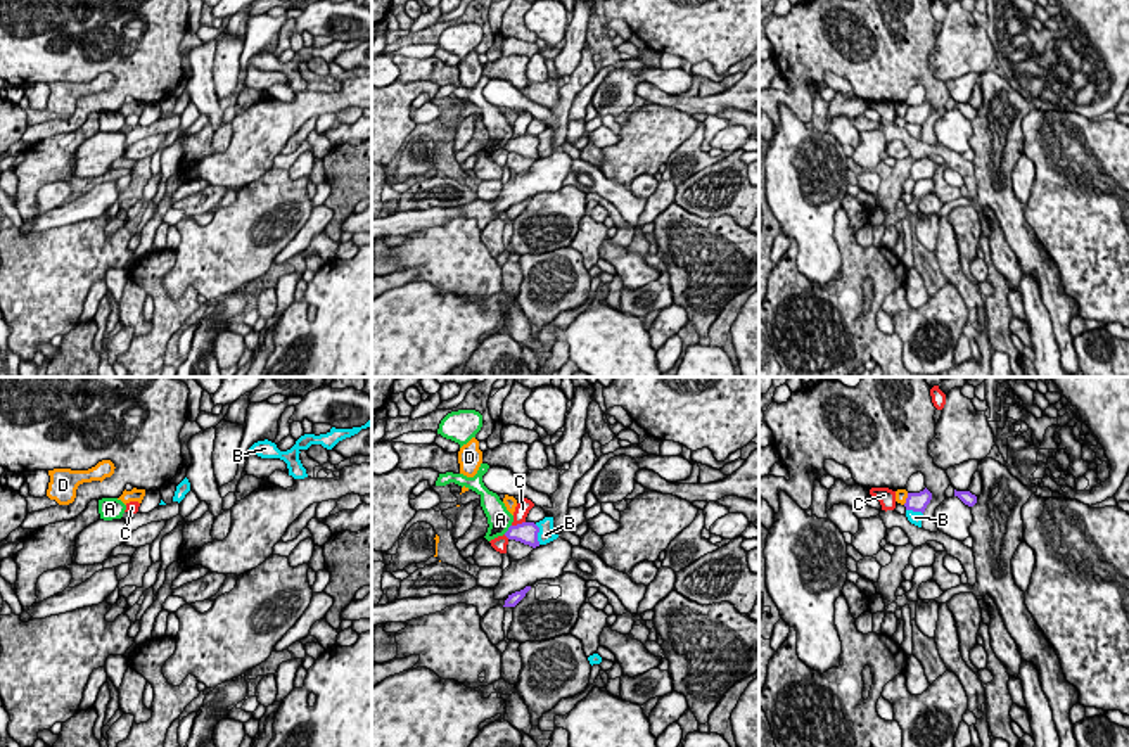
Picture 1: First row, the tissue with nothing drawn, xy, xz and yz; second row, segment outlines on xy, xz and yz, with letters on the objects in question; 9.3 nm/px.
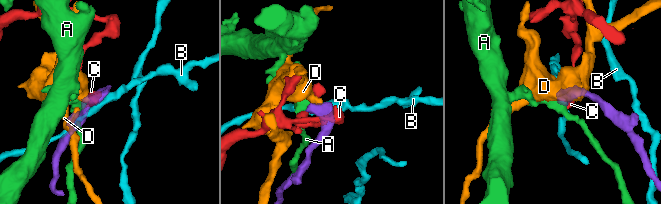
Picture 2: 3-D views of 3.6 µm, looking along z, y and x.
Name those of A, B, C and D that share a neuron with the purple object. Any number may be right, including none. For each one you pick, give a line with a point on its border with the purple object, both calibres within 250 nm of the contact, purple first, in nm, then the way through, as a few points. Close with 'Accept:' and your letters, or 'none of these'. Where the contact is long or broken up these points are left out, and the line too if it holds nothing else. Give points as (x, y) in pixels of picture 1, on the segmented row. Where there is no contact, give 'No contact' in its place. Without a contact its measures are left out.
Accept: none of these

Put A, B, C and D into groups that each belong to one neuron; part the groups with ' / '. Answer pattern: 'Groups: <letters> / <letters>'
Groups: A / B / C / D

